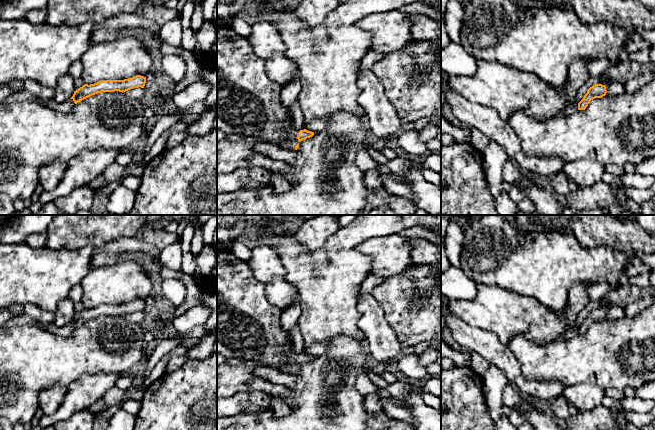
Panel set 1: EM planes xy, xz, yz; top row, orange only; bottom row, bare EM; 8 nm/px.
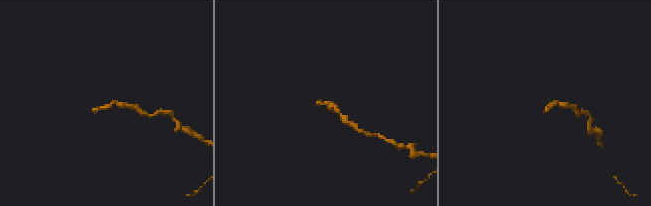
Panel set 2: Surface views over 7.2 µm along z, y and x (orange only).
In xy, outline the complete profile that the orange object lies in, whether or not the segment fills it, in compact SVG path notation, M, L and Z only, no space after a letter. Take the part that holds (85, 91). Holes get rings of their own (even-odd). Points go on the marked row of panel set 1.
M136 75L132 78L124 80L102 80L94 84L84 84L78 90L74 91L73 96L65 101L64 103L52 103L49 100L44 100L42 98L36 97L35 102L43 104L46 106L51 105L55 110L68 113L71 109L80 101L101 93L101 92L126 92L133 88L144 88L146 83L146 77L141 75Z

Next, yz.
M595 84L590 87L583 99L578 103L578 110L585 110L591 100L595 98L602 98L607 93L606 86L602 84Z

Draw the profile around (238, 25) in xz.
M236 16L227 22L229 27L238 35L248 37L251 33L251 25L244 21L239 16Z

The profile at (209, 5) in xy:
M205 0L203 4L203 16L205 20L212 20L217 0Z

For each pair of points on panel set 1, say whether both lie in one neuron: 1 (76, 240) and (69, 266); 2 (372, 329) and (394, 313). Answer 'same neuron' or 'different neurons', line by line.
1: different neurons
2: different neurons

